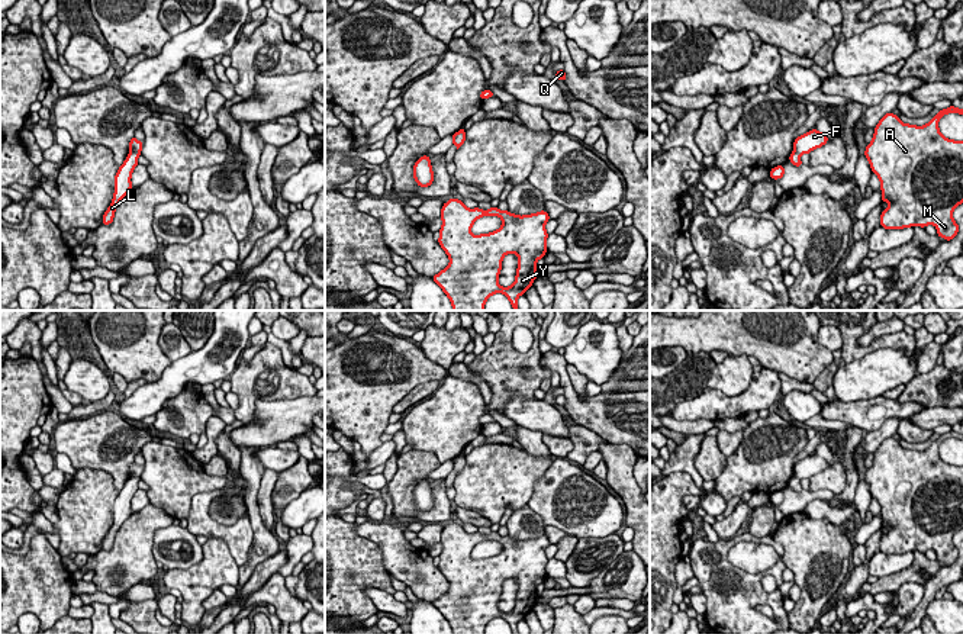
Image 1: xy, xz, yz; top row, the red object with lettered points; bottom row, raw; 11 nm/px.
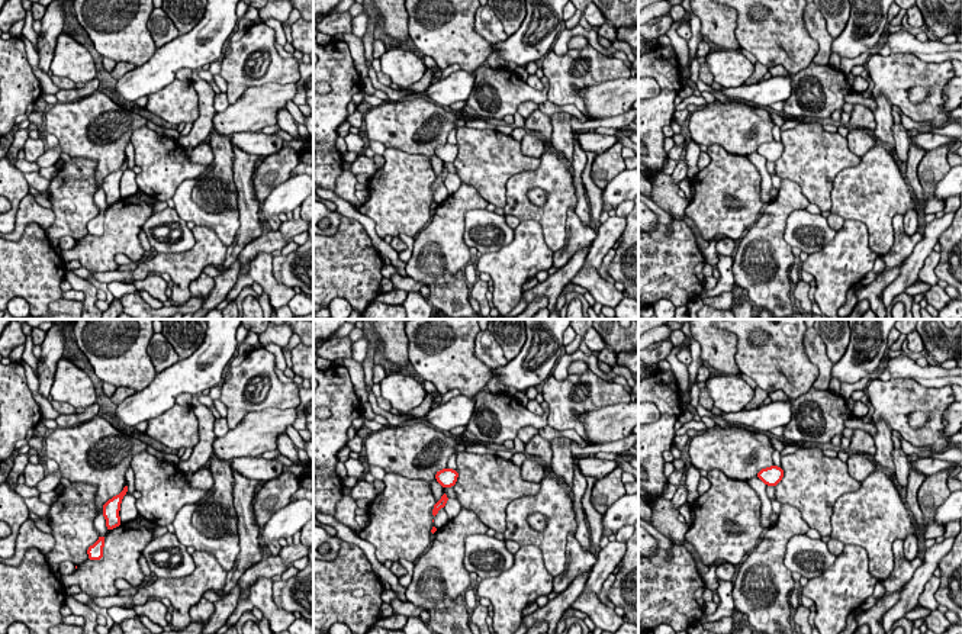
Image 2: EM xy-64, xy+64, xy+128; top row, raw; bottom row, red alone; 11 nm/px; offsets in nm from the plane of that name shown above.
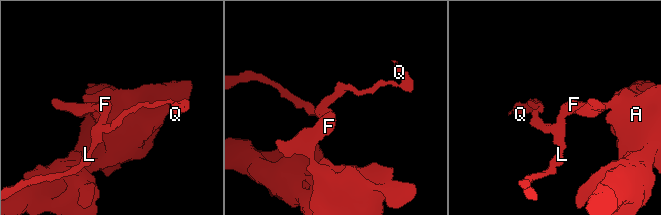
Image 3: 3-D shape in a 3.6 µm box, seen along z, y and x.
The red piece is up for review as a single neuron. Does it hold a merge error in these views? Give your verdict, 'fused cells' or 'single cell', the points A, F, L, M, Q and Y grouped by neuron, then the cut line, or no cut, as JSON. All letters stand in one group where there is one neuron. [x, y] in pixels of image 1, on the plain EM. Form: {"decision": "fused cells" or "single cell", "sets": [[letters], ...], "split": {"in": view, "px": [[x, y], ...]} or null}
{"decision": "fused cells", "sets": [["A", "F", "M", "Y"], ["L", "Q"]], "split": {"in": "xy", "px": [[131, 476], [139, 478]]}}

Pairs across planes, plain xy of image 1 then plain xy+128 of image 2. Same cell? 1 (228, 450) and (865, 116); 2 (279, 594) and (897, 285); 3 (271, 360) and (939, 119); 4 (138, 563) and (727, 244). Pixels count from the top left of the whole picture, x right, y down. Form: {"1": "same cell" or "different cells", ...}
{"1": "same cell", "2": "different cells", "3": "same cell", "4": "different cells"}

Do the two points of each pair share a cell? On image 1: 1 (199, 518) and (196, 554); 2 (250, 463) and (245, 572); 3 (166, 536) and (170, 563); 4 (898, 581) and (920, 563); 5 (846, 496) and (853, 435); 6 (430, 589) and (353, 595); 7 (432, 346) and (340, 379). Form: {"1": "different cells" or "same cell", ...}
{"1": "different cells", "2": "same cell", "3": "same cell", "4": "same cell", "5": "same cell", "6": "different cells", "7": "different cells"}

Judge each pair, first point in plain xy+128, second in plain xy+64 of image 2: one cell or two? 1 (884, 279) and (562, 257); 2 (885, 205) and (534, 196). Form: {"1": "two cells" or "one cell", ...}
{"1": "two cells", "2": "two cells"}

